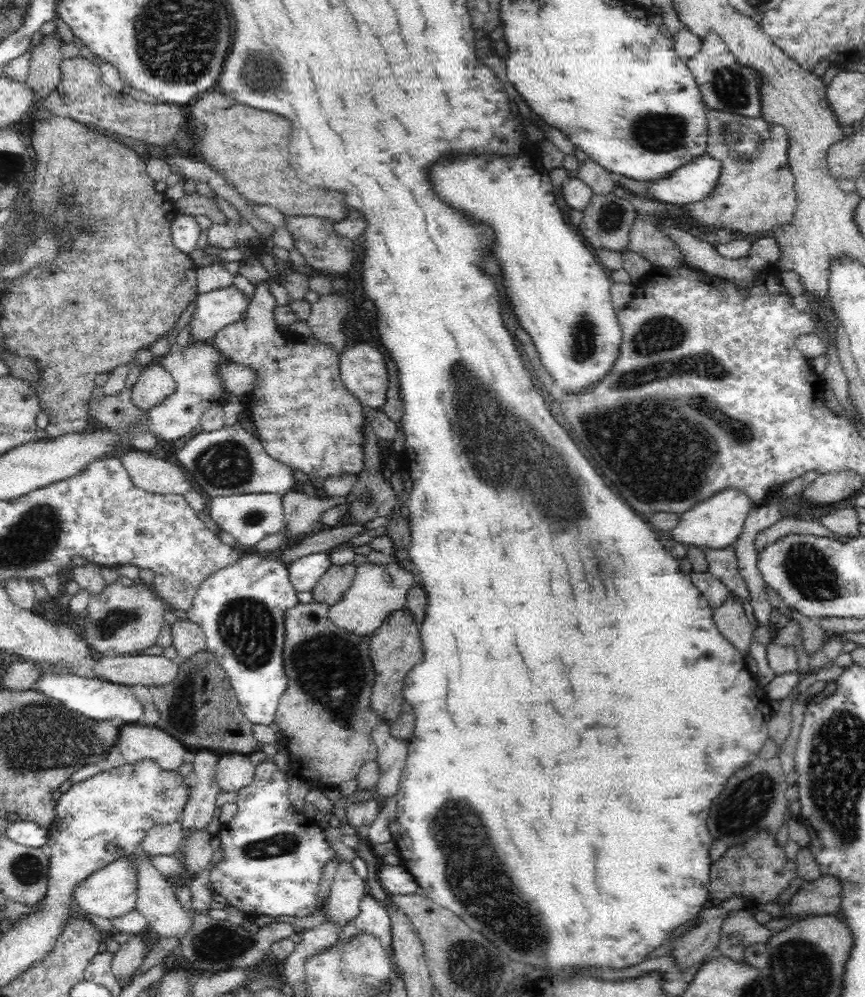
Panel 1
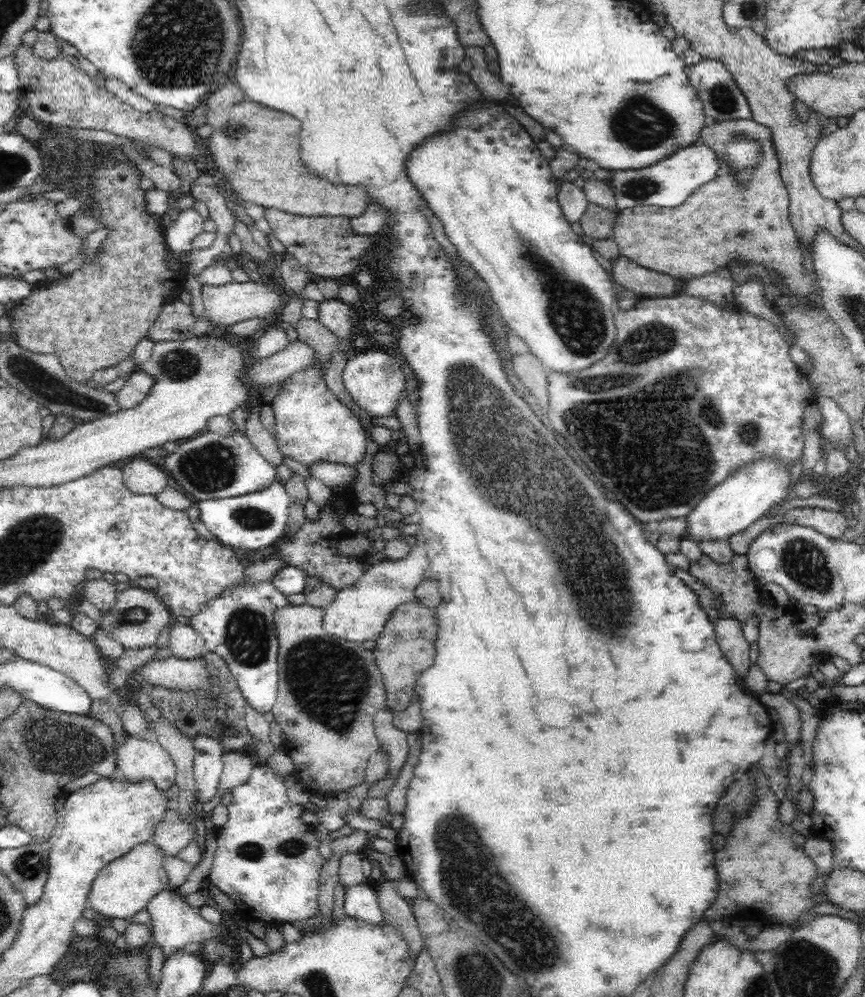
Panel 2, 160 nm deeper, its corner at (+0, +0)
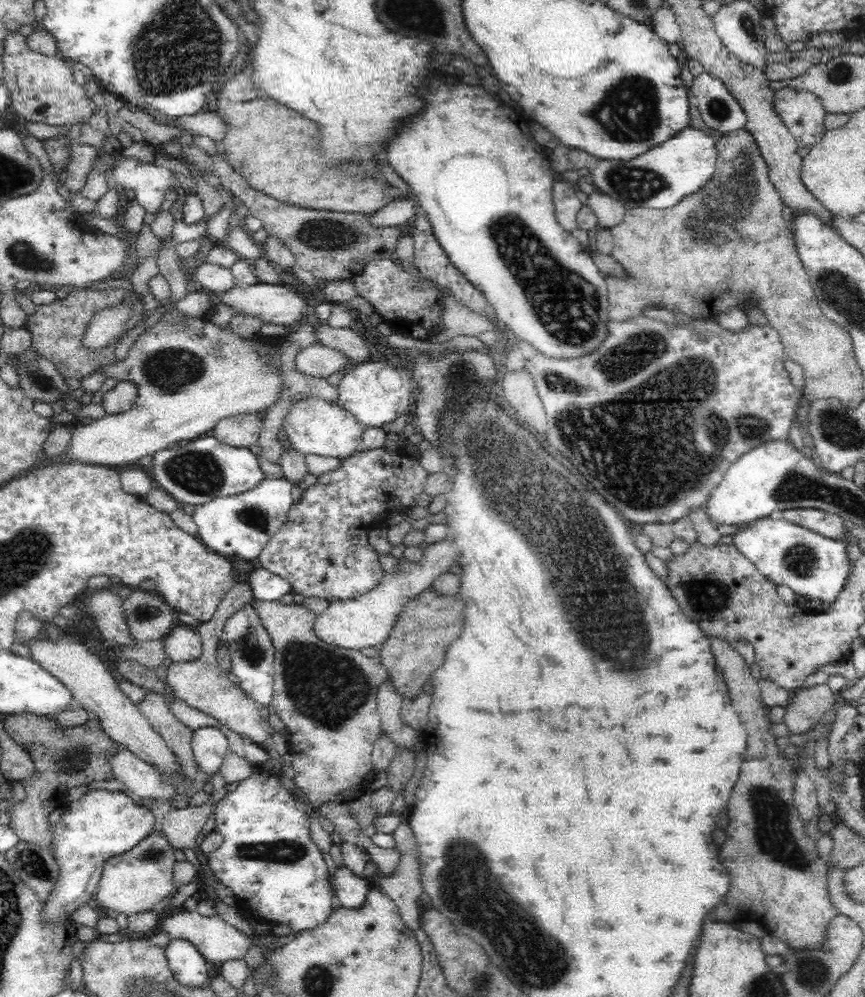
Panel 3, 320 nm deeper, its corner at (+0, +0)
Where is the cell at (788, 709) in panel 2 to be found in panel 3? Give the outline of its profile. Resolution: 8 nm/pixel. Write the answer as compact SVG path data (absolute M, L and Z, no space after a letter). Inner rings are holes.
M826 683L801 688L793 695L784 715L791 734L802 734L817 724L823 724L825 714L834 712L833 692Z

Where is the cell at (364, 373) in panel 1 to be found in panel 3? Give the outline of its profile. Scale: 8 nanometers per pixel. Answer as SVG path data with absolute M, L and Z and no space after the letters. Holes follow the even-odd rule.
M373 362L354 364L346 370L337 387L336 404L350 412L364 428L383 428L388 422L396 420L409 408L411 378L408 370L394 362ZM384 380L384 386L382 386ZM386 380L388 386L386 386Z

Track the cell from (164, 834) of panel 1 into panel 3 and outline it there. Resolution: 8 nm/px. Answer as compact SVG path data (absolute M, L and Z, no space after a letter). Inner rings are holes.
M212 803L201 806L189 805L184 810L172 809L164 816L162 822L162 834L175 848L193 848L196 846L196 838L204 828L210 816L215 815L216 808Z

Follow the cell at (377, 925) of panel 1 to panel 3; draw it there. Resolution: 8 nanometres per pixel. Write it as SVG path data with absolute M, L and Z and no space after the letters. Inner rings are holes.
M345 864L335 866L333 888L336 900L347 909L358 909L365 904L368 884L362 876L356 876Z

